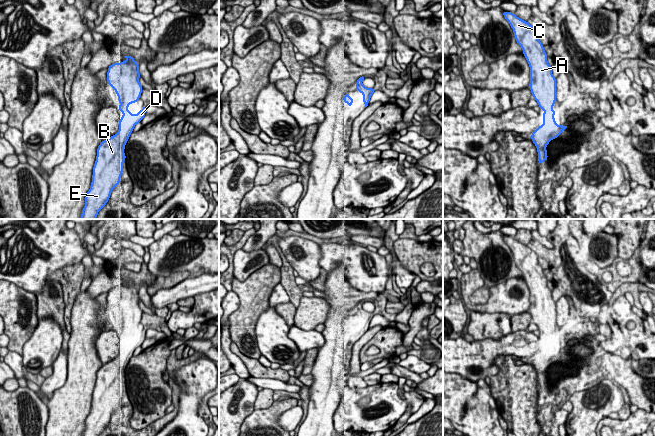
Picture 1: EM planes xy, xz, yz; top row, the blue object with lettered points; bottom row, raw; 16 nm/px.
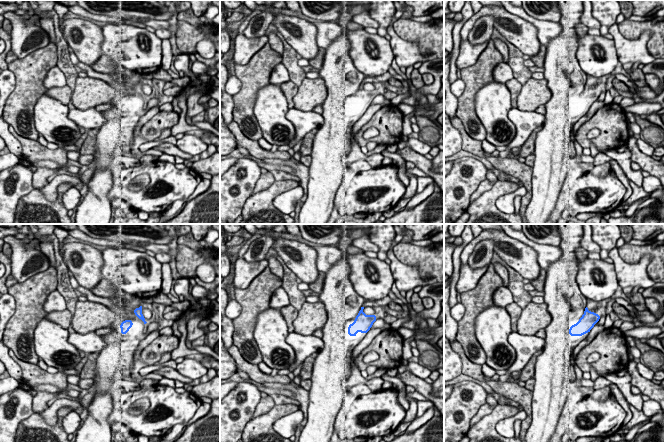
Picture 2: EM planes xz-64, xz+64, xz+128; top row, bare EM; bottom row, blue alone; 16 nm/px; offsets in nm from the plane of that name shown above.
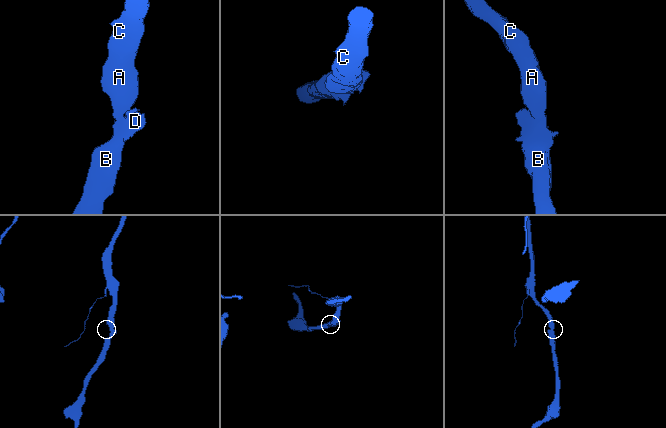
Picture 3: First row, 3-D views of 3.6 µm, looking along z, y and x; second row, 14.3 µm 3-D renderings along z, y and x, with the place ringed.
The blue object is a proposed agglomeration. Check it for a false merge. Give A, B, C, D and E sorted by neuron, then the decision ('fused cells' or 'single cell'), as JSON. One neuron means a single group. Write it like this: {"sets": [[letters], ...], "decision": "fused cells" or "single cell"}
{"sets": [["A", "B", "C", "D", "E"]], "decision": "single cell"}

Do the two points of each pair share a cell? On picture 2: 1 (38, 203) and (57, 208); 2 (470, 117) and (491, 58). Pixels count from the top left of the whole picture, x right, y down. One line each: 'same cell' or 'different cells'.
1: same cell
2: same cell

